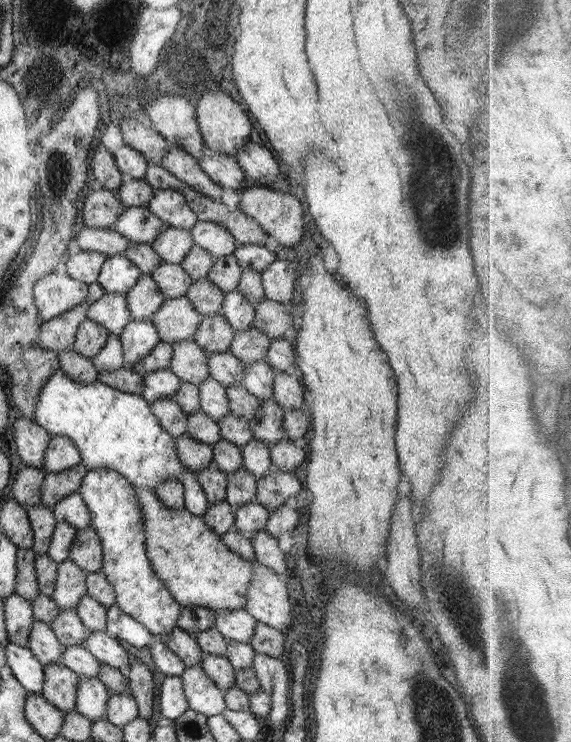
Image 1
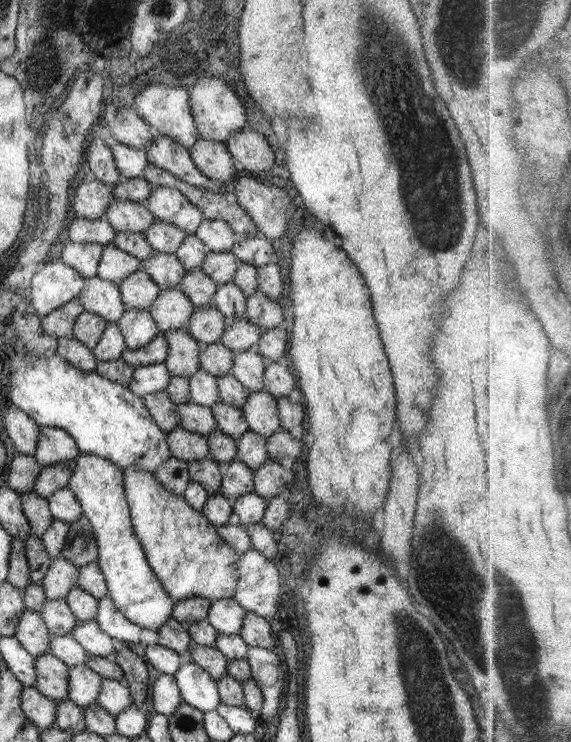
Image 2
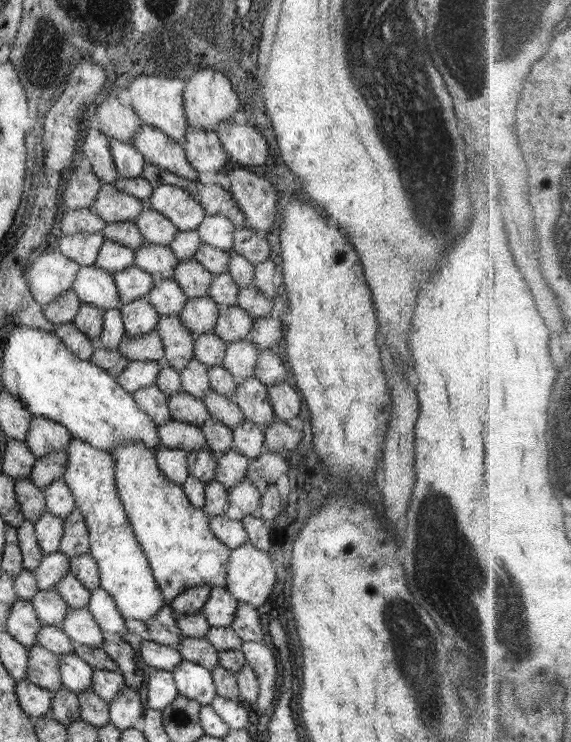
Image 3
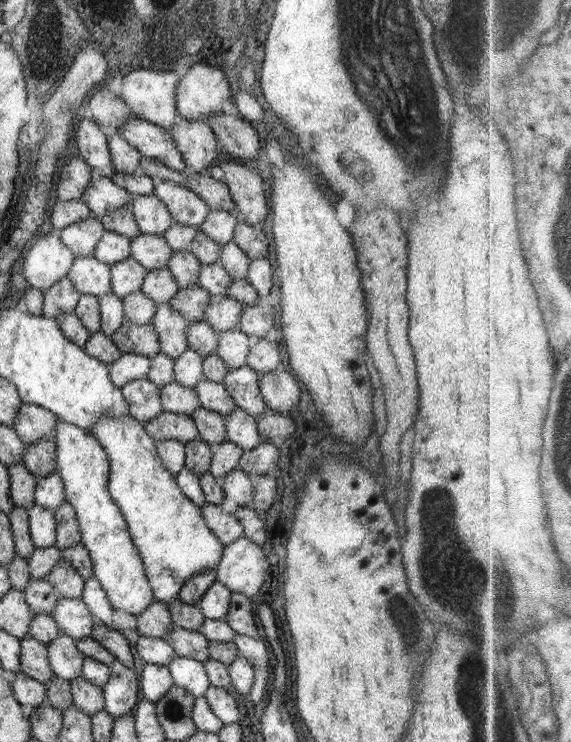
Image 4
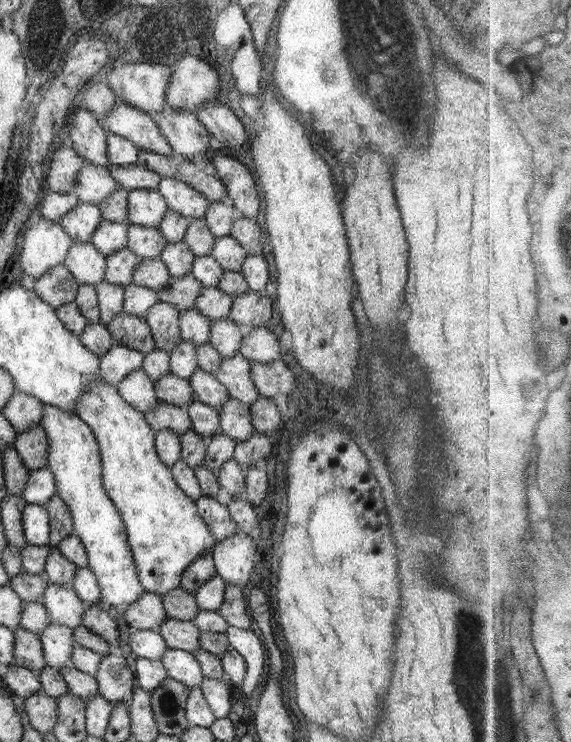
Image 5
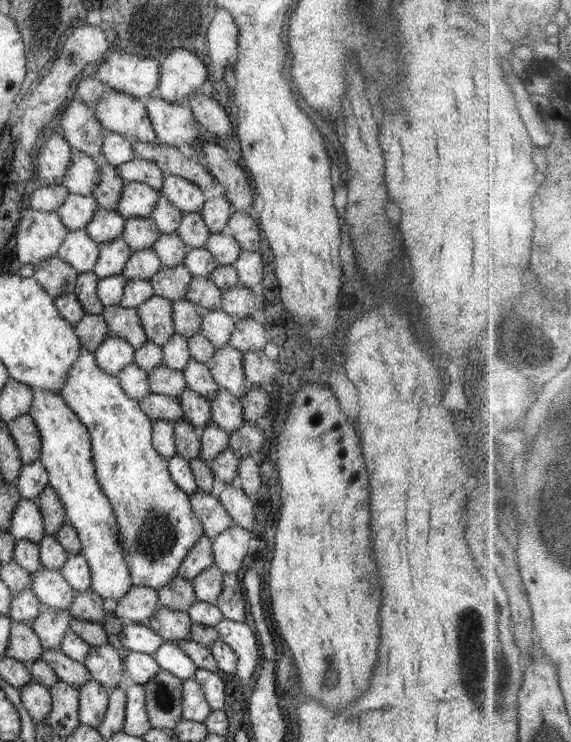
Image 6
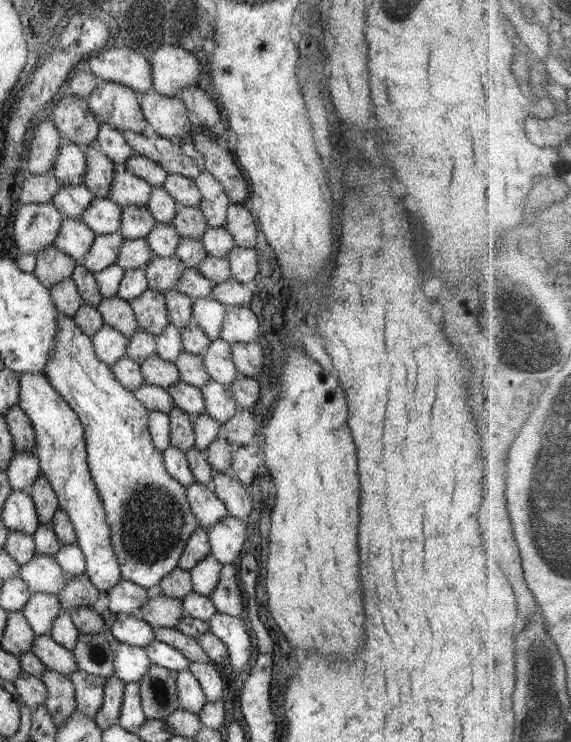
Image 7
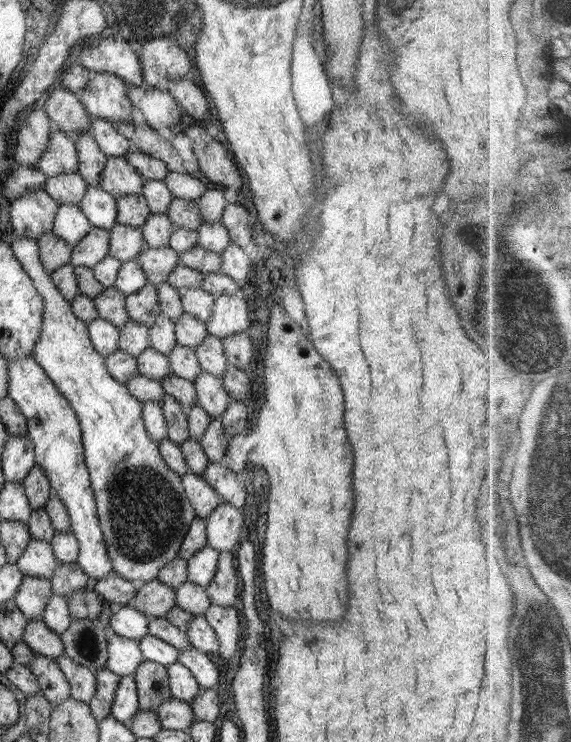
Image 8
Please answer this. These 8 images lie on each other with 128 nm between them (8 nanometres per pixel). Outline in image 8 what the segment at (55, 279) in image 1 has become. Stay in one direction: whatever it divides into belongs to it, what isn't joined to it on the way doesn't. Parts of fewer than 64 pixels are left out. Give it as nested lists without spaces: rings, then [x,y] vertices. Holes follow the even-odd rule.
[[[34,187],[32,191],[10,200],[10,218],[13,226],[13,236],[38,237],[52,231],[54,217],[58,211],[59,202],[50,197],[42,187]]]

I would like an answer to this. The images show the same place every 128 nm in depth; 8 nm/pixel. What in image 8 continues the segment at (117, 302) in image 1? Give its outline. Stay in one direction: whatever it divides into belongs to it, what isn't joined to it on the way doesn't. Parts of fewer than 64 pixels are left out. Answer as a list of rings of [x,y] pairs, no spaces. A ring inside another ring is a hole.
[[[59,203],[52,232],[70,246],[76,245],[90,231],[90,221],[79,205]]]

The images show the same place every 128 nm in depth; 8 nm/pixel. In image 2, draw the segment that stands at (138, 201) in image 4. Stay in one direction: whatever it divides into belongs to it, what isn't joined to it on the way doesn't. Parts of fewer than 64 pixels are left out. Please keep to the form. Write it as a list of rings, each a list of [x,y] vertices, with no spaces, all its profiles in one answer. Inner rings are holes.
[[[154,219],[154,223],[148,227],[148,230],[142,233],[156,253],[171,255],[176,254],[178,247],[182,246],[187,235],[174,224],[168,224],[158,219]]]

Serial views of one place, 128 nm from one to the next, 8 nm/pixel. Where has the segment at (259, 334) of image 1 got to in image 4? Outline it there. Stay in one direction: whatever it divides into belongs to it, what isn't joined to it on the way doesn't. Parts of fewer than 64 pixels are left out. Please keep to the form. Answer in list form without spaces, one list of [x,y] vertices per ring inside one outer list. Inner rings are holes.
[[[211,295],[206,305],[205,321],[217,332],[238,329],[242,319],[242,304],[228,295]]]

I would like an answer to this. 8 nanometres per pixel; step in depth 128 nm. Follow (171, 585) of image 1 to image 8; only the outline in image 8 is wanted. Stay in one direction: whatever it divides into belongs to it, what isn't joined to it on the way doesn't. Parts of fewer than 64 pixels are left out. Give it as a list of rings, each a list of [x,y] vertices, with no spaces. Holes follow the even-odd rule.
[[[14,236],[10,246],[22,269],[33,280],[36,292],[44,300],[42,331],[38,343],[34,345],[32,355],[68,400],[78,417],[84,461],[112,568],[122,578],[138,585],[151,582],[157,578],[158,571],[164,564],[178,557],[190,523],[196,518],[192,503],[188,500],[181,484],[181,476],[164,463],[159,452],[159,442],[152,440],[146,432],[142,418],[142,402],[130,394],[124,383],[114,379],[108,372],[105,358],[93,347],[87,324],[76,317],[71,302],[64,299],[64,295],[58,291],[50,274],[43,268],[37,241],[32,237]]]

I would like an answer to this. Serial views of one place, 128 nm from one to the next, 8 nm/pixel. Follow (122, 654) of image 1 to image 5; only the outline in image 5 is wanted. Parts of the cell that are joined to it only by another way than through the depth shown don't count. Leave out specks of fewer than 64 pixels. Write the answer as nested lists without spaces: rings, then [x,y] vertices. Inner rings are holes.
[[[49,584],[41,603],[48,611],[52,623],[70,627],[72,630],[82,625],[86,606],[71,587]]]

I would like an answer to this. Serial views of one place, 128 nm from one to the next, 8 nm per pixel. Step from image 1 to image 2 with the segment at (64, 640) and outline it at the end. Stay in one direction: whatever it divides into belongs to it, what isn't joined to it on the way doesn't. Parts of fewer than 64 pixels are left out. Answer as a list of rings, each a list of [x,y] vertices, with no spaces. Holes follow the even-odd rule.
[[[48,599],[39,613],[51,635],[70,635],[78,625],[77,618],[64,599]]]

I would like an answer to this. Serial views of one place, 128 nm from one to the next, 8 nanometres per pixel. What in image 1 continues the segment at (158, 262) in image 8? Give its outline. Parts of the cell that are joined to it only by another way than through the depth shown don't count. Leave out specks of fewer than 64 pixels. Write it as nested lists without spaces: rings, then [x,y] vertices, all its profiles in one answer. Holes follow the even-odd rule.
[[[221,313],[204,315],[198,331],[194,333],[193,341],[198,343],[198,346],[203,348],[210,356],[214,353],[230,350],[234,333],[236,331]]]

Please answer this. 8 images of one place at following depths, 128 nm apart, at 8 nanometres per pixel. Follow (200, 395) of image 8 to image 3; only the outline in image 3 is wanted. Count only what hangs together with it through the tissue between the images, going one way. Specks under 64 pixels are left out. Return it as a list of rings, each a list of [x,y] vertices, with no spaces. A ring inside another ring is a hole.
[[[244,419],[238,427],[234,428],[232,449],[253,460],[262,455],[265,450],[264,429],[248,419]]]

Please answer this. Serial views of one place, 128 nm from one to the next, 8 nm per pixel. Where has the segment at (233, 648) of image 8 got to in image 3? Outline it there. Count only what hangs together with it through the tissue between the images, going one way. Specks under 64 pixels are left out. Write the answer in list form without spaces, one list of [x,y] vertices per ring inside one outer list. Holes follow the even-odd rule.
[[[242,641],[240,650],[258,677],[259,693],[255,702],[257,711],[266,710],[272,706],[276,694],[275,682],[279,665],[276,663],[274,652],[264,643],[250,641]]]

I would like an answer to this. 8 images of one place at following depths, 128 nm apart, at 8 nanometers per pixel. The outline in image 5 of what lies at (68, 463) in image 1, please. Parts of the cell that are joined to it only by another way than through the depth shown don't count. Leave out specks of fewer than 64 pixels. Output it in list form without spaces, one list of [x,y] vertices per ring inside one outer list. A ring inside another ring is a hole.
[[[14,391],[4,409],[1,410],[12,428],[19,433],[32,429],[34,425],[42,424],[42,413],[44,404],[32,395],[24,392]]]

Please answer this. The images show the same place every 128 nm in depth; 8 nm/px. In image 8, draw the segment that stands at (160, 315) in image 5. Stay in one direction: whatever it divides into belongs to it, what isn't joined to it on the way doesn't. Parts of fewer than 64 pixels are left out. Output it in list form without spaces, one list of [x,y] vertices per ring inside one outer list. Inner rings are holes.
[[[146,283],[142,289],[135,293],[125,295],[125,307],[130,320],[148,328],[154,325],[156,316],[162,313],[157,288],[150,283]]]

